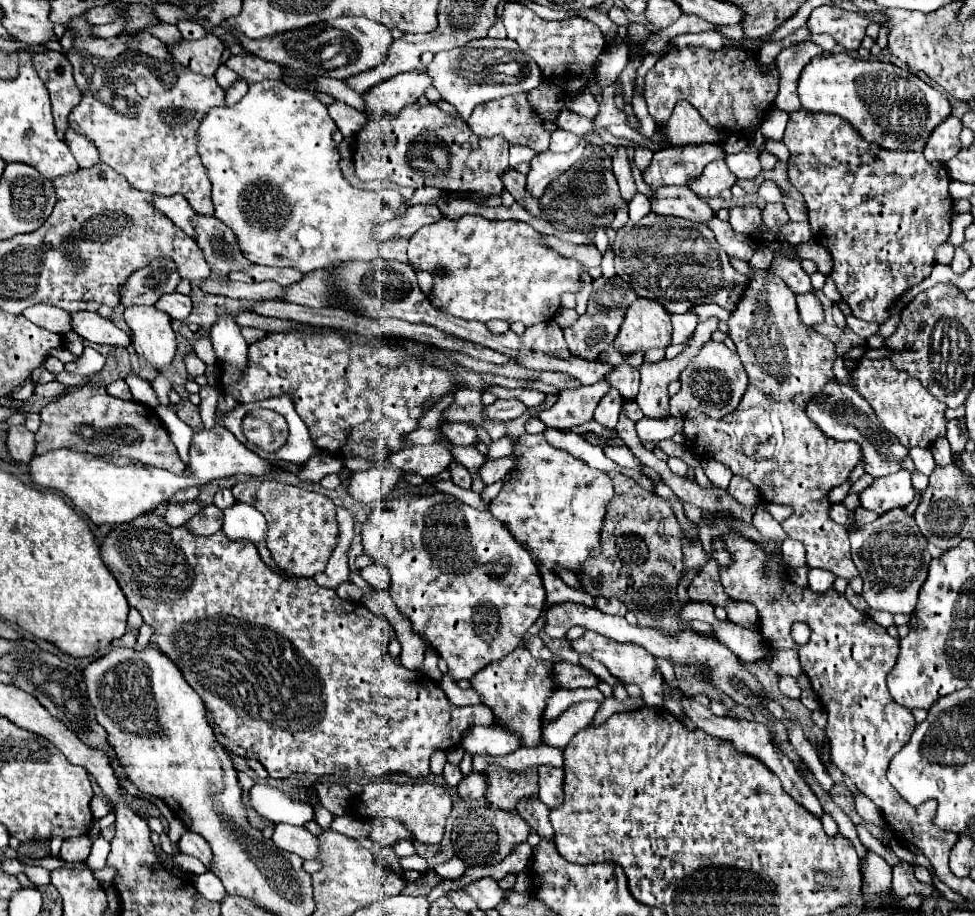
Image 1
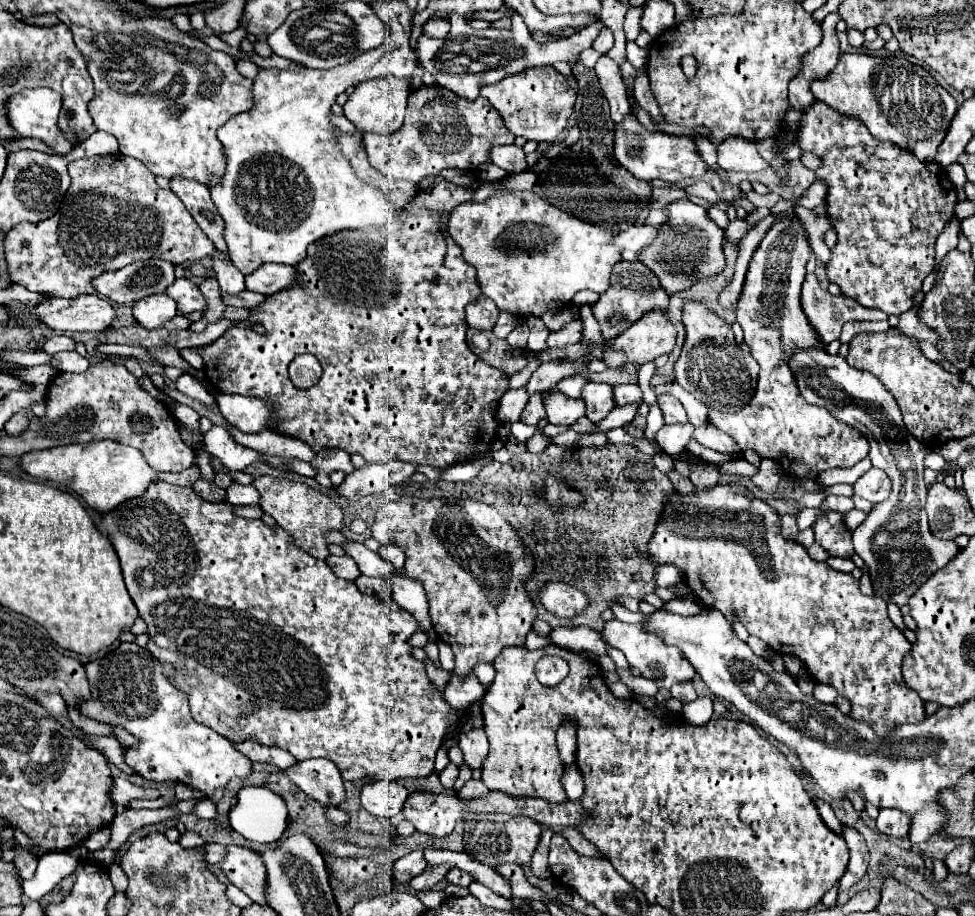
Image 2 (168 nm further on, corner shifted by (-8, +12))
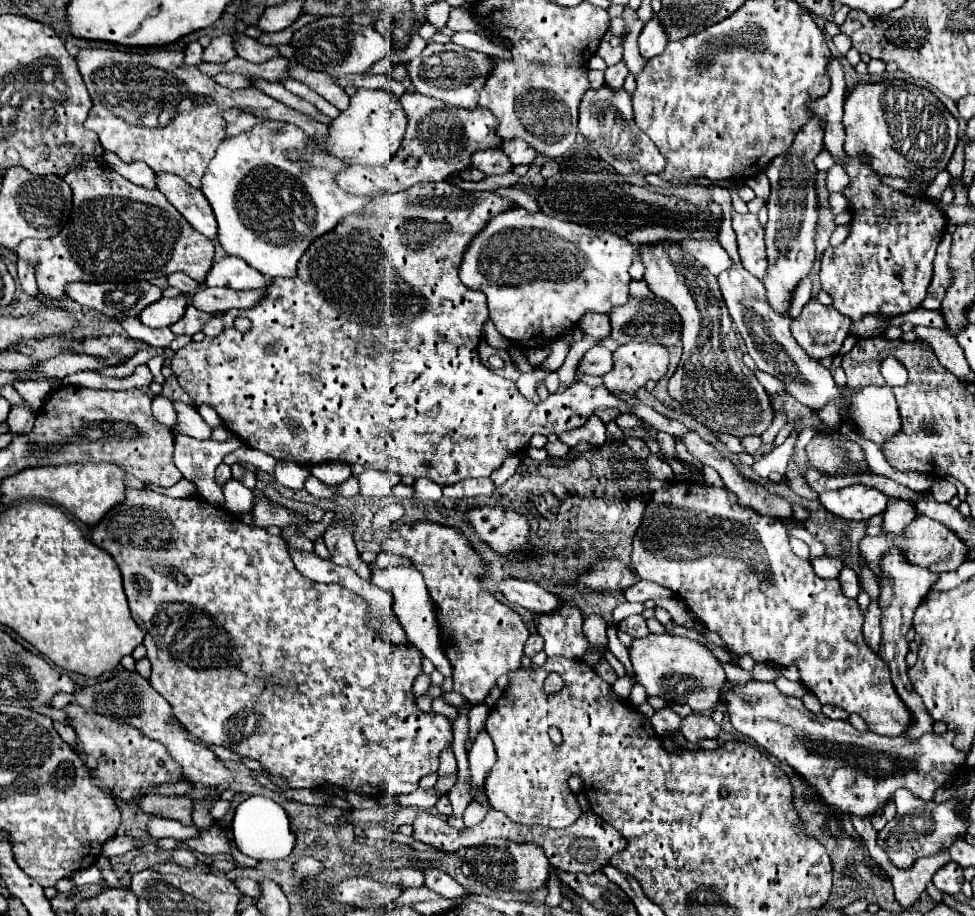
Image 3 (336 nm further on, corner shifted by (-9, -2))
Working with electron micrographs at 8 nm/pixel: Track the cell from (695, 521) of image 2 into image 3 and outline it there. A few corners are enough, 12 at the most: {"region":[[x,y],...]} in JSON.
{"region":[[694,481],[656,491],[636,575],[736,655],[904,735],[862,611],[782,521]]}

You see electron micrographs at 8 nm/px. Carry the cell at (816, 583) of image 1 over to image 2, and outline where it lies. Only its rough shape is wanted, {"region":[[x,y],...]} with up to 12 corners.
{"region":[[829,557],[829,567],[851,573],[853,561],[847,557]]}

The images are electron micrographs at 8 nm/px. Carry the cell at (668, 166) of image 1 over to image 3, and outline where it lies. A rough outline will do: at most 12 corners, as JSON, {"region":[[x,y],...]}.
{"region":[[588,89],[580,133],[624,177],[662,173],[624,89]]}

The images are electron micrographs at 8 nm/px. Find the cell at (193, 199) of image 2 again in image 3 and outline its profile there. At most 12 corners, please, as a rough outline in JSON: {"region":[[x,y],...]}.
{"region":[[156,175],[158,189],[210,241],[216,219],[200,189],[176,175]]}

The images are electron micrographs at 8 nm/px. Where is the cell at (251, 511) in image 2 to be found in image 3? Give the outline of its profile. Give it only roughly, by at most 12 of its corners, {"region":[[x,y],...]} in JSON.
{"region":[[260,491],[252,511],[256,527],[302,523],[288,509],[268,501]]}

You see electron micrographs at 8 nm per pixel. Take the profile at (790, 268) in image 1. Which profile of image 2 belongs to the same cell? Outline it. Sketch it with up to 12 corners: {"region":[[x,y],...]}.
{"region":[[809,273],[801,307],[821,343],[839,339],[847,321],[888,315],[819,287]]}

